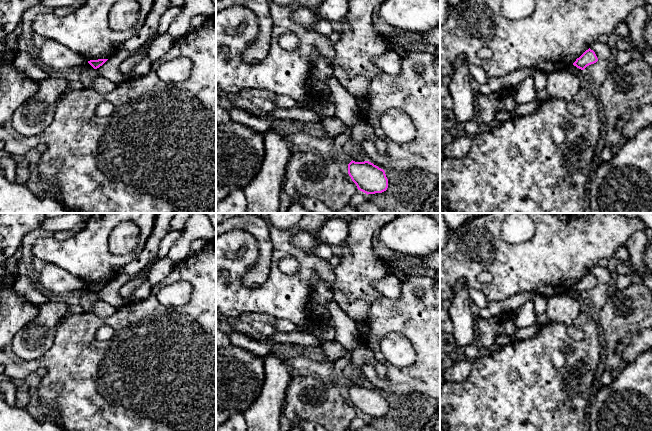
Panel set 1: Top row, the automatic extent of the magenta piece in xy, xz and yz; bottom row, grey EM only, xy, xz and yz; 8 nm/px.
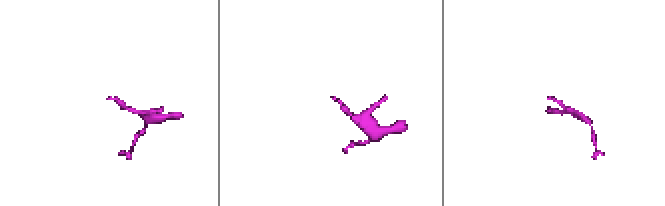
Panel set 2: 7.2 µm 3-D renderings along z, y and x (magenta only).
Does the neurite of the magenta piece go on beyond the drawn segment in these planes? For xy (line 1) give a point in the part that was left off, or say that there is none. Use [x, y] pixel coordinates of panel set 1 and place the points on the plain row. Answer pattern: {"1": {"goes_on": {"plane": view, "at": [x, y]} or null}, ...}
{"1": {"goes_on": null}}

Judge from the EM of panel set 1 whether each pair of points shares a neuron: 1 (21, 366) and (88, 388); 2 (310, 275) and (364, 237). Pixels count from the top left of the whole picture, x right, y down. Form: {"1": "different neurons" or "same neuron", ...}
{"1": "same neuron", "2": "different neurons"}

